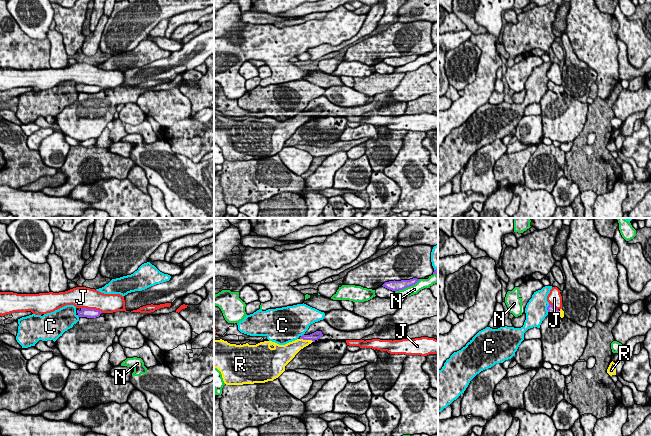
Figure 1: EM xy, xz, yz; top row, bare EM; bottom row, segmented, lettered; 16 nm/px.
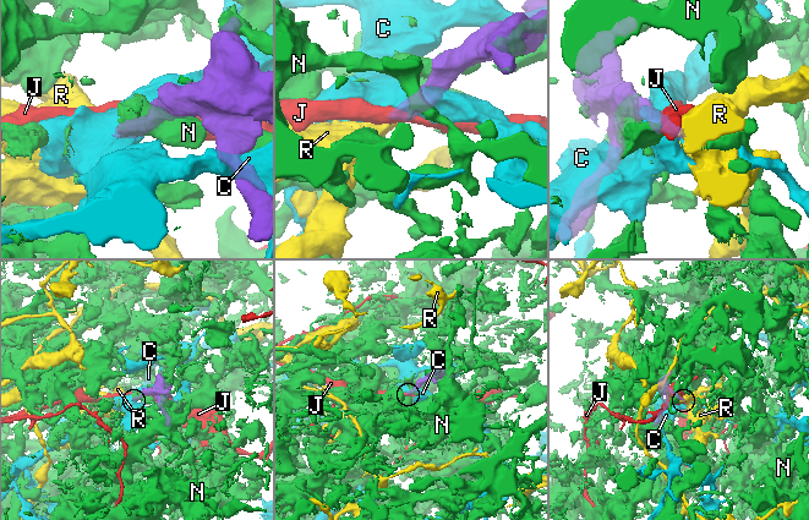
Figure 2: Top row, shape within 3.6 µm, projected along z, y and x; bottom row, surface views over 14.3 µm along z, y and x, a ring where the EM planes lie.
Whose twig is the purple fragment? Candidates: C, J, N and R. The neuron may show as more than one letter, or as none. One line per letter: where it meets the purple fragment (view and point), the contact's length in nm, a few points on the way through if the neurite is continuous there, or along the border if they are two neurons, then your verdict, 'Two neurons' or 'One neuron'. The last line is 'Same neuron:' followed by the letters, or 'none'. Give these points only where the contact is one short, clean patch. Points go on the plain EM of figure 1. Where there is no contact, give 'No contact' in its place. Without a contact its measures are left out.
C: Touches purple at yz (547, 85). Shared border 160 nm. Two neurons
J: Touches purple at xy (92, 85). Shared border 360 nm. Two neurons
N: Touches purple at xz (407, 62). Shared border 460 nm. Two neurons
R: Touches purple at xz (307, 115). Shared border 220 nm. Path across: xz (316, 111), (307, 115), (294, 123). One neuron
Same neuron: R

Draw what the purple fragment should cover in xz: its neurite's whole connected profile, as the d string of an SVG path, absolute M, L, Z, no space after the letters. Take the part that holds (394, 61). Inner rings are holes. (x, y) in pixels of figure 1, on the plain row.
M413 54L410 56L401 56L401 57L394 56L394 57L385 58L382 62L396 68L415 61L419 56L420 55L417 54Z

